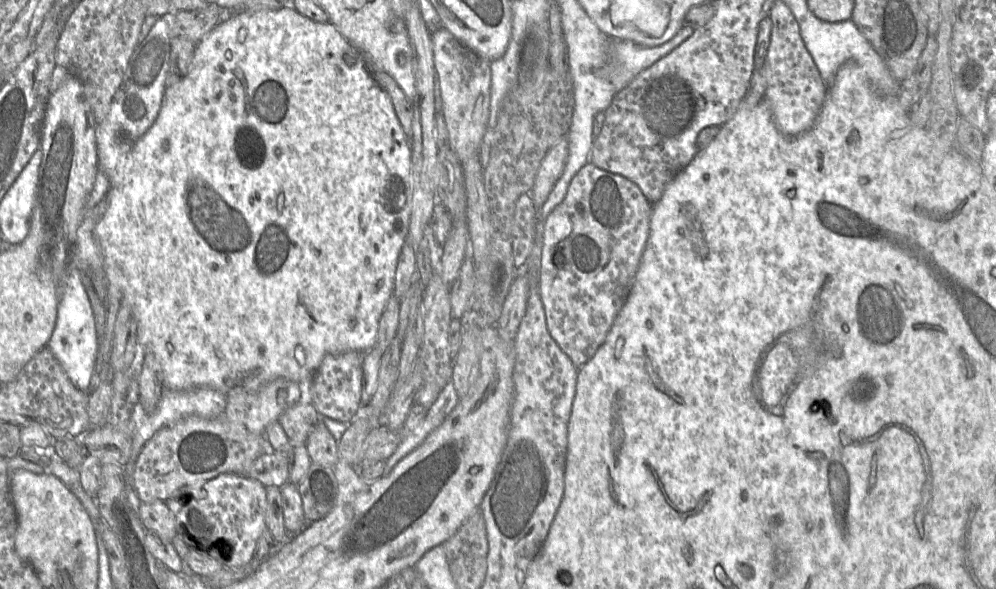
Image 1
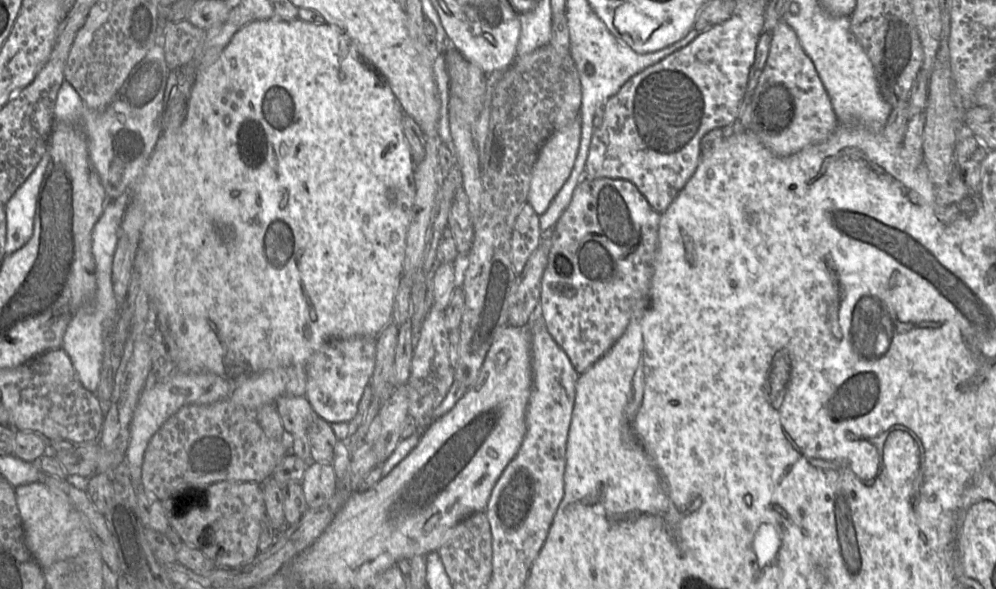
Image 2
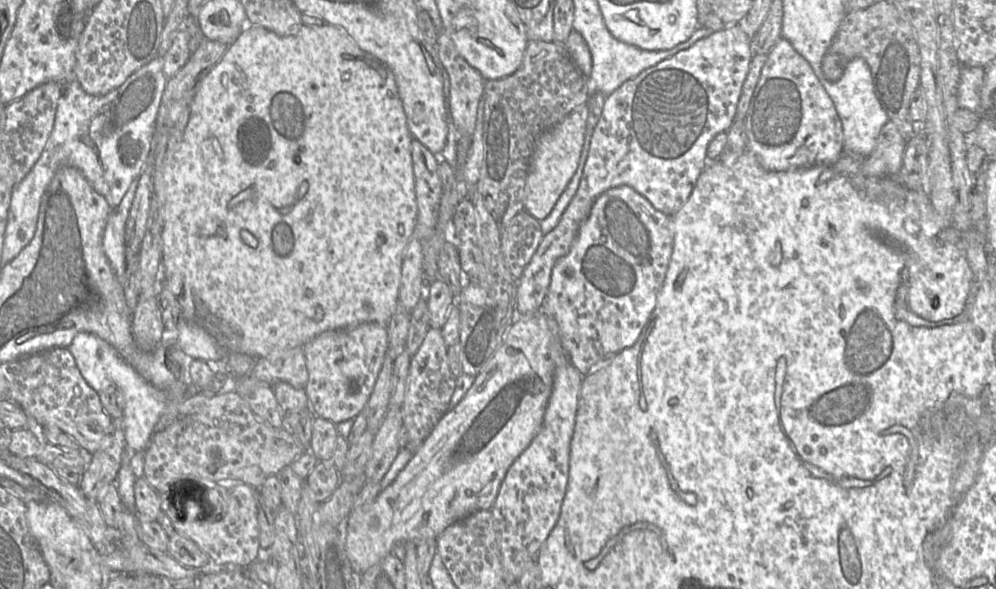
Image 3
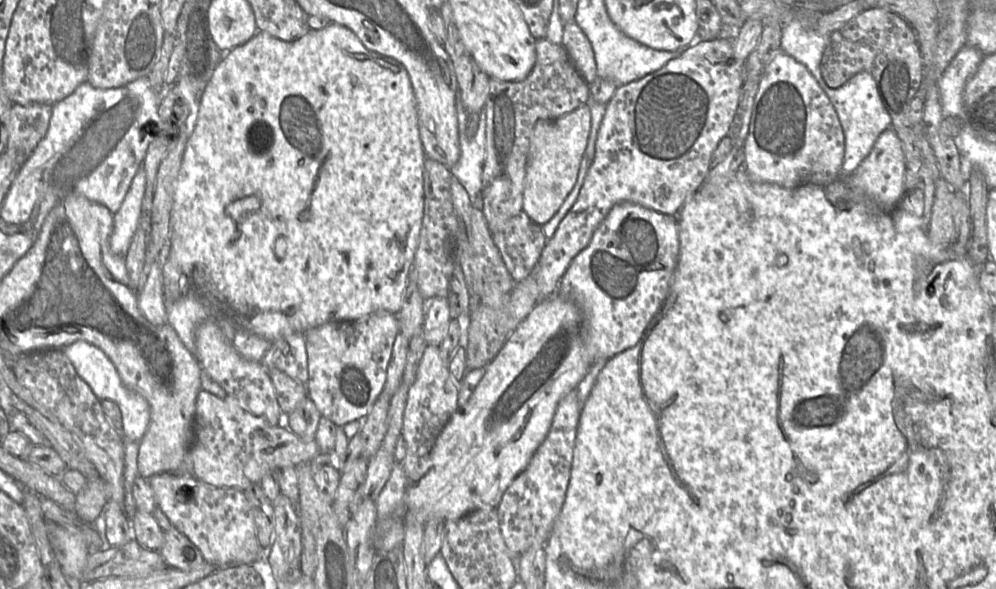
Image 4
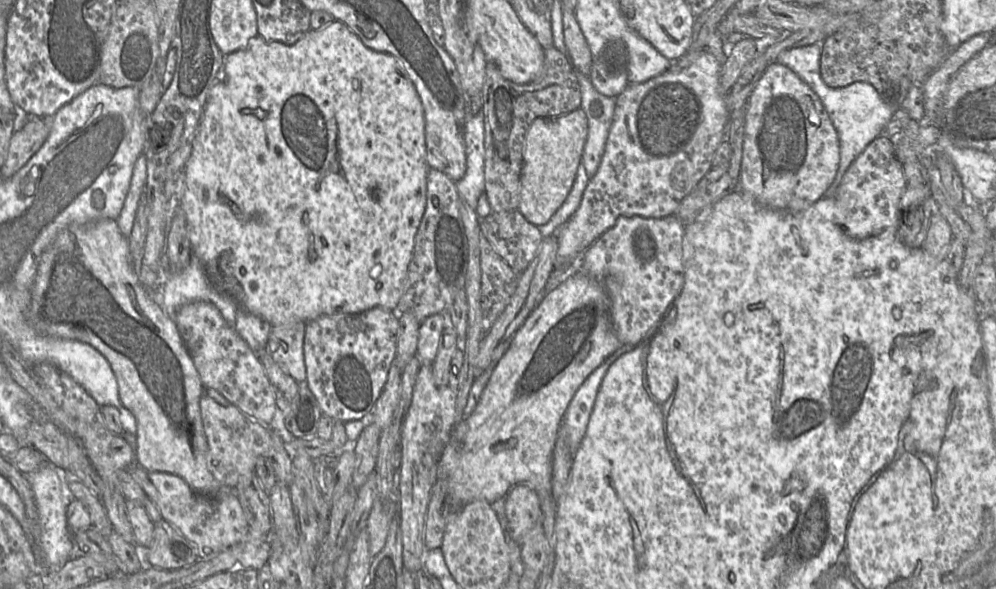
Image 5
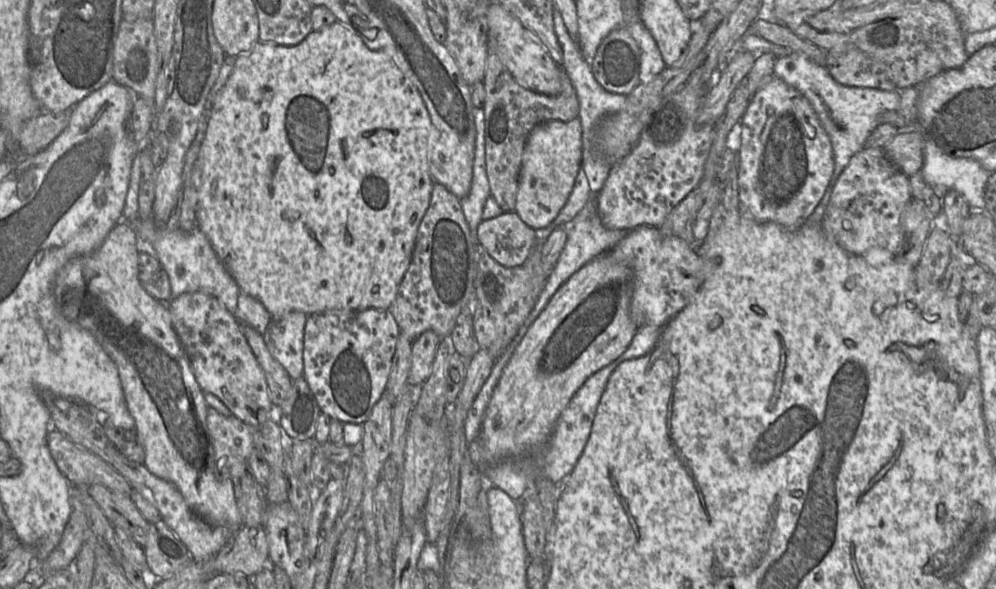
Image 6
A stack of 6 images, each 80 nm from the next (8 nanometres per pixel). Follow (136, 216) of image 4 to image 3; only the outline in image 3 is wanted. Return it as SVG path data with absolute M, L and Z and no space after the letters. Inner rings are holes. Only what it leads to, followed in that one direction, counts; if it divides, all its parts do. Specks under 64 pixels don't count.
M135 179L130 184L119 205L111 209L101 241L103 253L121 280L122 285L126 271L125 226L137 185L138 180Z

